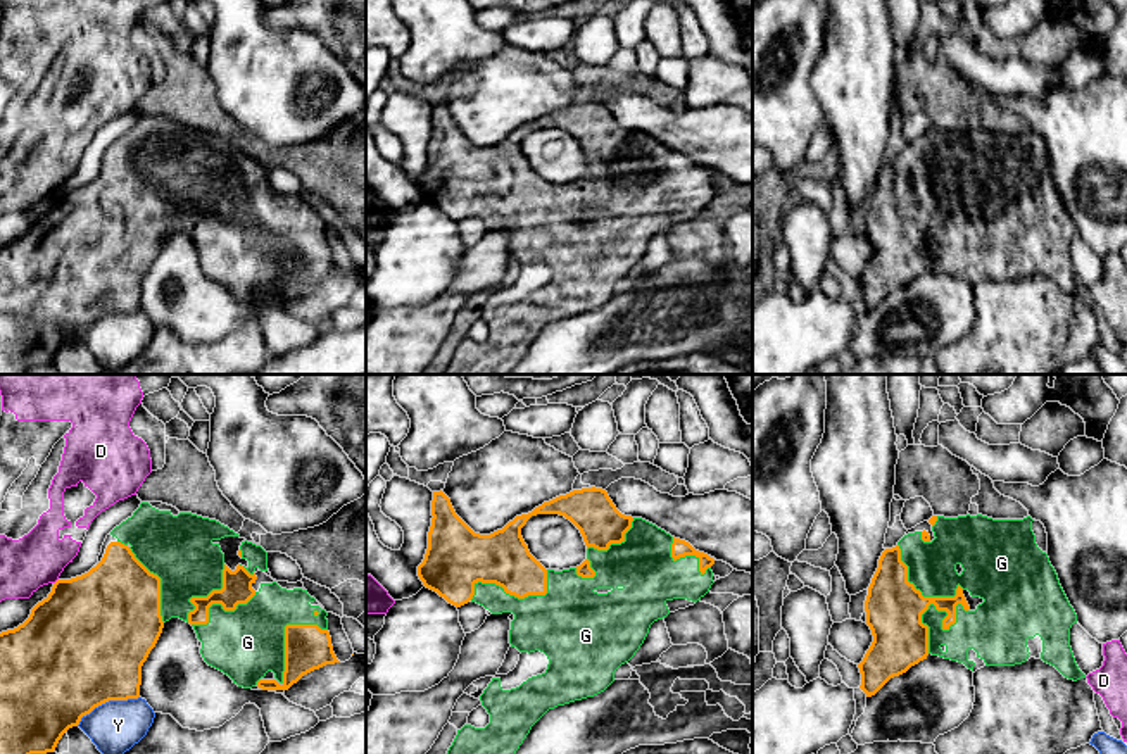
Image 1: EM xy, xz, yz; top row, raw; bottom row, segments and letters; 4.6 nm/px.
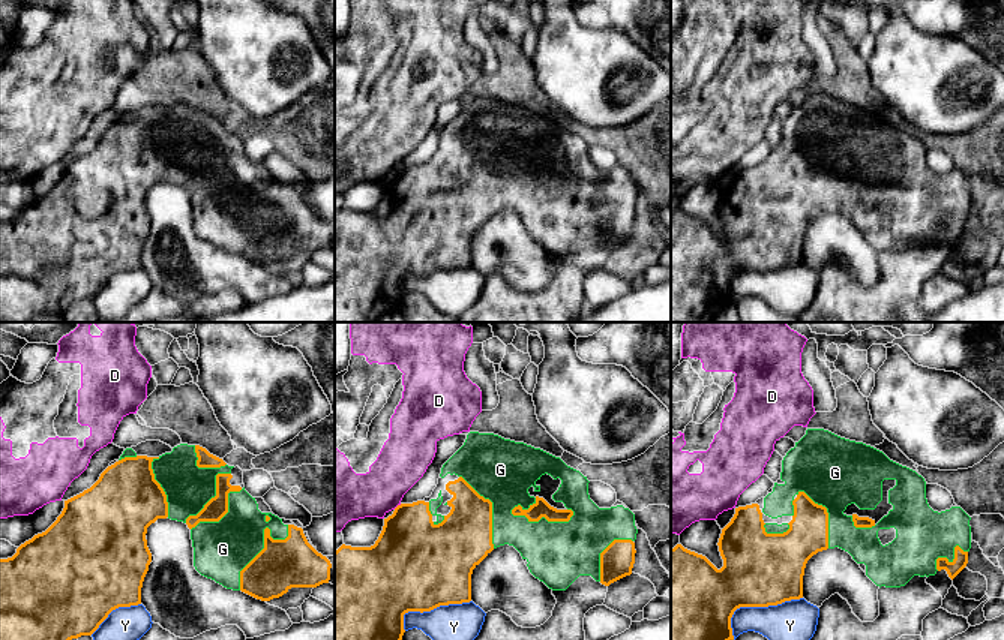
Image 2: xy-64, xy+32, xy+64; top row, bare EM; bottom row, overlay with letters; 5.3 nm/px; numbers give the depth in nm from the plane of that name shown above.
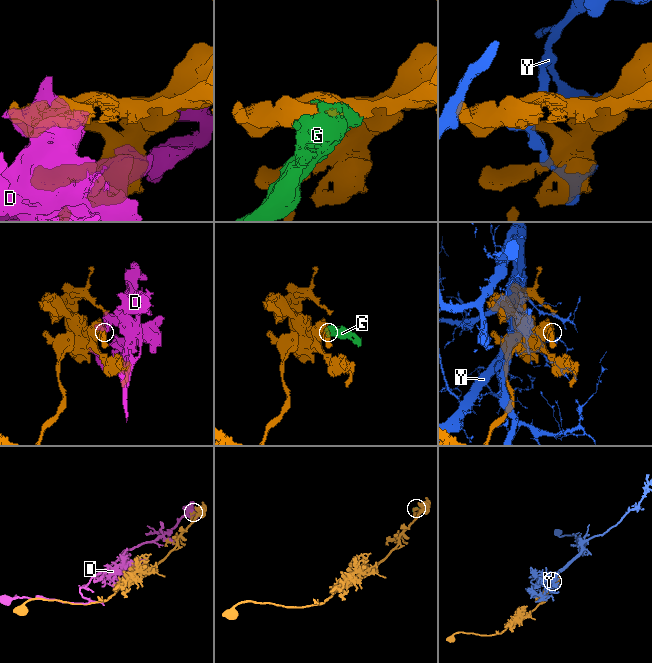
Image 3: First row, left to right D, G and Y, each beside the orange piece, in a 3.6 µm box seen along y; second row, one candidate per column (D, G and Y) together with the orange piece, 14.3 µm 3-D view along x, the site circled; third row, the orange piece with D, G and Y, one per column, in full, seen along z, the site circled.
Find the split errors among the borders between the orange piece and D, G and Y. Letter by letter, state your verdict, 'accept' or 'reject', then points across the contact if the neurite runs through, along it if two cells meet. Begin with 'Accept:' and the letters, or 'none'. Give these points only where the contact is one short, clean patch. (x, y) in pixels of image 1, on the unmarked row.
Accept: G
D: reject
G: accept
Y: reject

